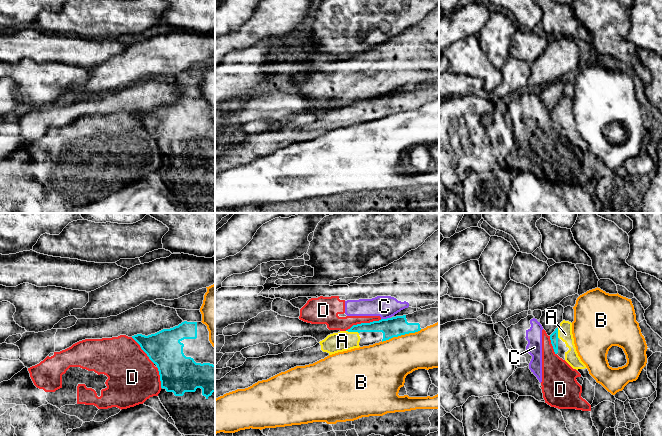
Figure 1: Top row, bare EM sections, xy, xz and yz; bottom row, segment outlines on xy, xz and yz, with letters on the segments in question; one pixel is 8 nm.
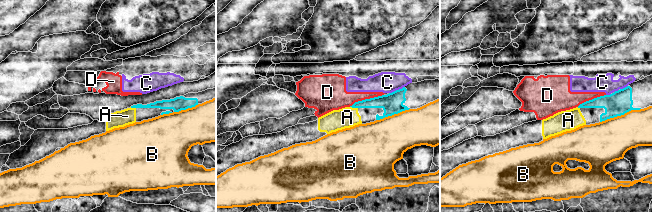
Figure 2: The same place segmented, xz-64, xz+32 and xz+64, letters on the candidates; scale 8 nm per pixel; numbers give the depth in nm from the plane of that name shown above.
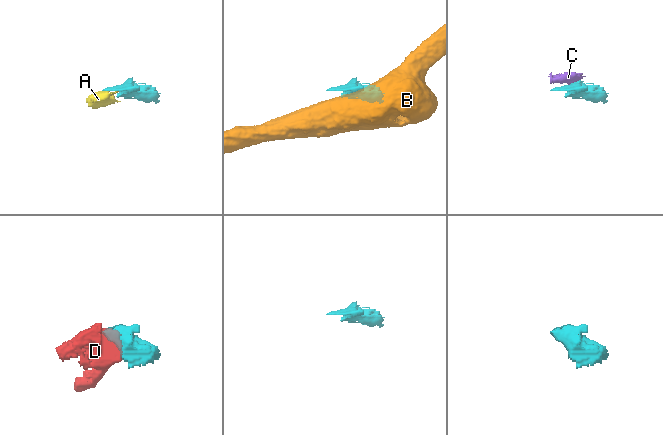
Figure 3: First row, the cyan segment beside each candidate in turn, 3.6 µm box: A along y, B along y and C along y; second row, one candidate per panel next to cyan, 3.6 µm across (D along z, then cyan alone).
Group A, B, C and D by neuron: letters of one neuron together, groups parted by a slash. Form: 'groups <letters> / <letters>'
groups A / B / C D

